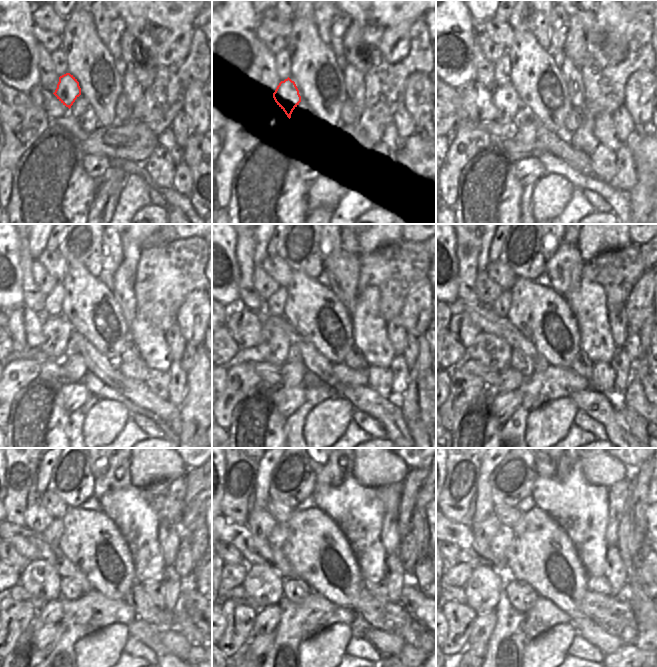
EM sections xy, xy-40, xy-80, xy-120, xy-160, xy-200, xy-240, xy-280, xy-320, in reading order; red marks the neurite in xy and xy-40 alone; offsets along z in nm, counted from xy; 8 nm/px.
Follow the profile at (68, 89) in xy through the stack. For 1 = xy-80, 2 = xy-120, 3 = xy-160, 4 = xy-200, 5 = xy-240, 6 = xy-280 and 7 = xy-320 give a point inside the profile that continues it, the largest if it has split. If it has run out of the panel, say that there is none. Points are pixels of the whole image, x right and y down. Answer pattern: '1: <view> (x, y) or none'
1: xy-80 (506, 100)
2: xy-120 (57, 330)
3: xy-160 (274, 345)
4: xy-200 (495, 353)
5: xy-240 (40, 579)
6: xy-280 (264, 585)
7: xy-320 (482, 590)

